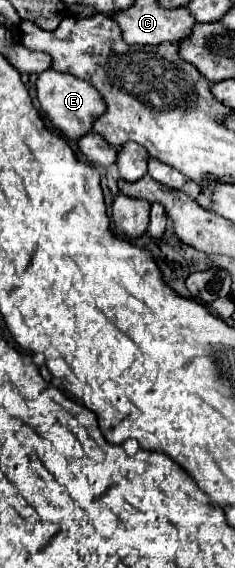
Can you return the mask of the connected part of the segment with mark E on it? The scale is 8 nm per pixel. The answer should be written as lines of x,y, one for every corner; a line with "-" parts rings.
47,70
41,72
37,78
37,98
41,104
43,114
47,116
47,120
63,132
65,138
69,140
79,140
85,134
89,134
93,130
93,122
97,118
101,118
107,110
107,104
103,100
103,96
99,94
99,90
95,86
91,86
85,80
79,80
71,74
63,74
57,70

